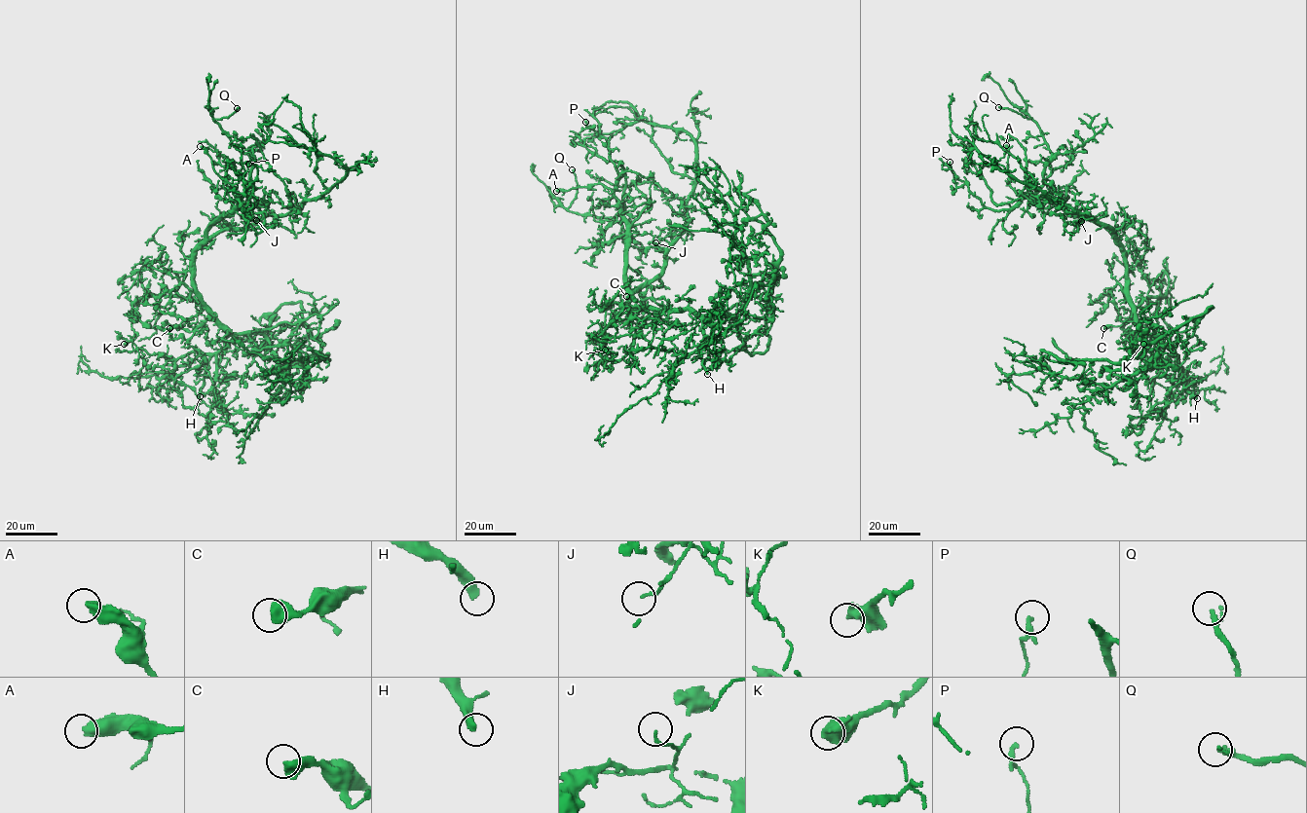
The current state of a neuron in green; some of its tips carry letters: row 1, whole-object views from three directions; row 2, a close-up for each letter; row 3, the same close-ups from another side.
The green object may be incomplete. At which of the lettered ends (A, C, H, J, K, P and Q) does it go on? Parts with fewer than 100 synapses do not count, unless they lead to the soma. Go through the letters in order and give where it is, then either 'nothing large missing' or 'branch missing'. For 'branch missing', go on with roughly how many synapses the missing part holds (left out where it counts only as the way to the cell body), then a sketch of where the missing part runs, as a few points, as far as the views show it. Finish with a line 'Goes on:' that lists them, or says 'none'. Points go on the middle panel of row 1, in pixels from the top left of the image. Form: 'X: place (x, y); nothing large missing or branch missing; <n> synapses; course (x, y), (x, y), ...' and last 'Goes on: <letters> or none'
A: place (556, 191); nothing large missing
C: place (626, 296); nothing large missing
H: place (707, 374); branch missing; course (707, 374), (734, 371), (770, 353), (788, 351), (816, 377)
J: place (655, 242); nothing large missing
K: place (605, 350); nothing large missing
P: place (585, 122); nothing large missing
Q: place (572, 169); nothing large missing
Goes on: H

